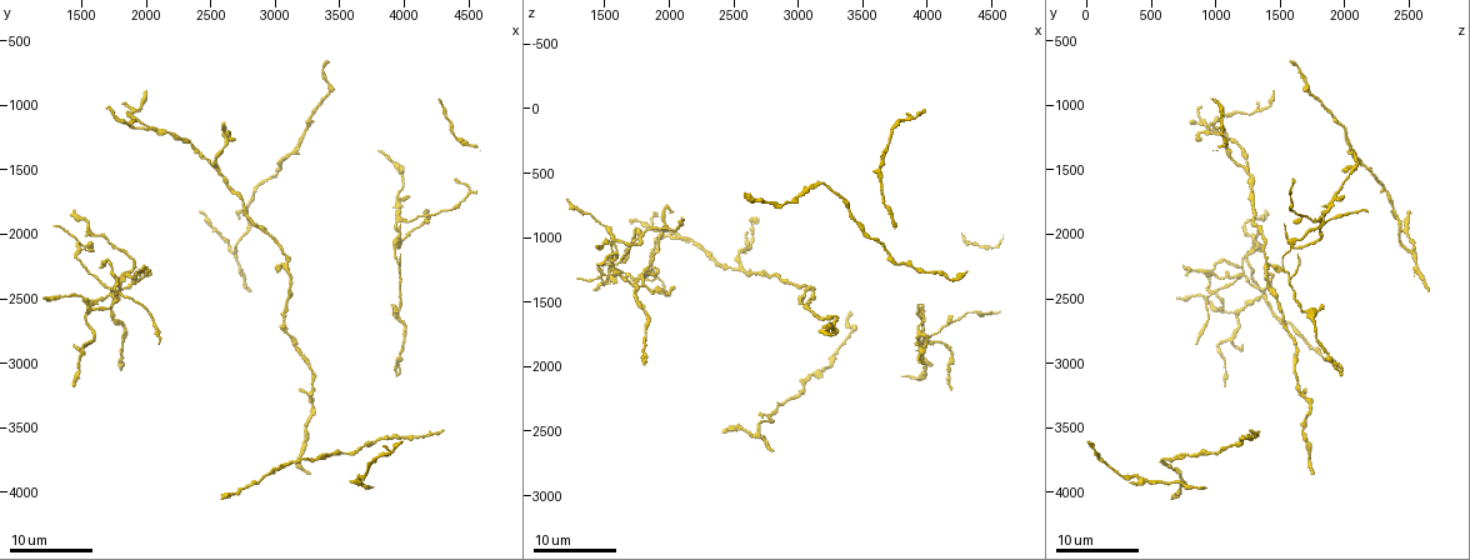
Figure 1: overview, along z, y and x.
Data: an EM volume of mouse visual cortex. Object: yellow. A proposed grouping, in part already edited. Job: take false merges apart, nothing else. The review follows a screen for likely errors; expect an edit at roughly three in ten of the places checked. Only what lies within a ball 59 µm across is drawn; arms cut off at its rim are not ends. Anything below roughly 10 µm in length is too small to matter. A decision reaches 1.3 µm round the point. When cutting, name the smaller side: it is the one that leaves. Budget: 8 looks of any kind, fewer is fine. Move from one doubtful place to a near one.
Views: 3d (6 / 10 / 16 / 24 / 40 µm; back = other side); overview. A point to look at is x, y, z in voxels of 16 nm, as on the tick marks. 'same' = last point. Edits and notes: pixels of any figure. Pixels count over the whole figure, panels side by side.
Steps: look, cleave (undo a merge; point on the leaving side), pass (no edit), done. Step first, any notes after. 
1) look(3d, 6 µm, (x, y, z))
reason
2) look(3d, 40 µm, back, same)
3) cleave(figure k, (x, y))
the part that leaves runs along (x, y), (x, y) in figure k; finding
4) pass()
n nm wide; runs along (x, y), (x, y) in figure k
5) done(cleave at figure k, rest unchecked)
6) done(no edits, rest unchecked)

look(3d, 24 µm, (3300, 3180, 1640))
three arms meet

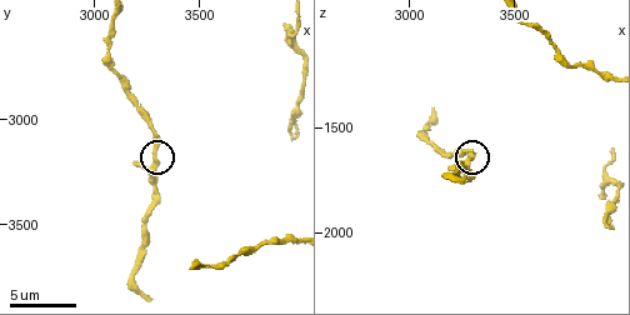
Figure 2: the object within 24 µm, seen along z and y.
look(3d, 10 µm, (3300, 3190, 1650))

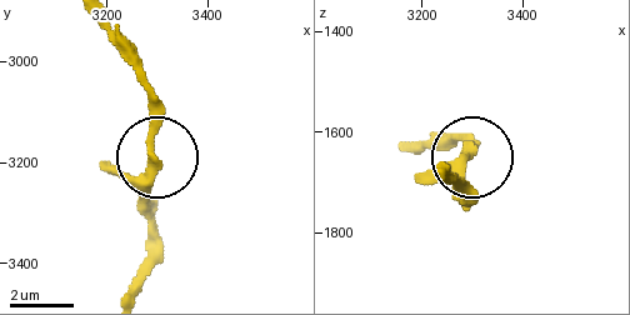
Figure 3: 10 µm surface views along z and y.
pass()
3 arms; continuous, no second cell

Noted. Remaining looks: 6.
look(3d, 24 µm, (3960, 2100, 1580))
three-way junction

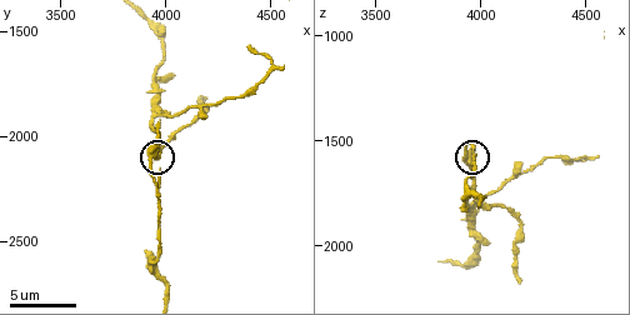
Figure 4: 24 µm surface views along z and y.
look(3d, 6 µm, (3960, 2090, 1590))

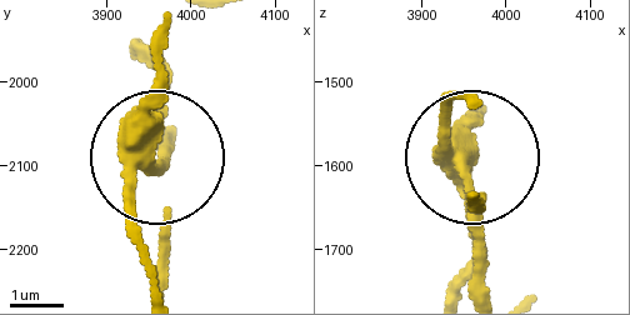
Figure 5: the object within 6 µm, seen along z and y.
cleave(figure 5, (126, 200))
300 nm wide; the part that leaves runs along (144, 135), (130, 224), (153, 291) in figure 5; a second cell is stuck on

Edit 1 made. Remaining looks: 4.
look(3d, 16 µm, (1760, 2460, 960))
four arms meet

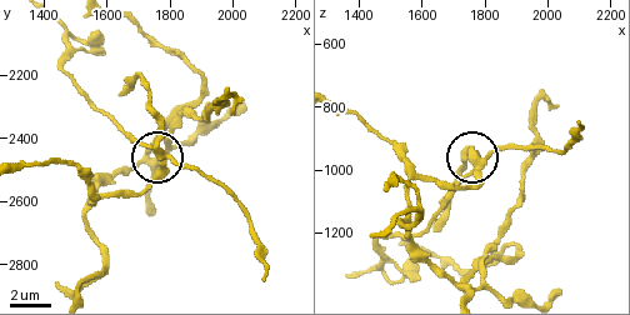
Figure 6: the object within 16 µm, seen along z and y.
look(3d, 6 µm, (1760, 2440, 970))

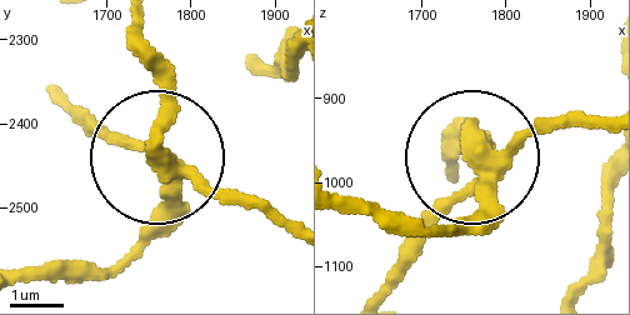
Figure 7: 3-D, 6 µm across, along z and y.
cleave(figure 7, (106, 141))
320 nm wide; the part that leaves runs along (173, 168), (79, 114) in figure 7; two cells meet here

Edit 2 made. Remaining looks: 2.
done(cleave at figure 5, cleave at figure 7, rest unchecked)

